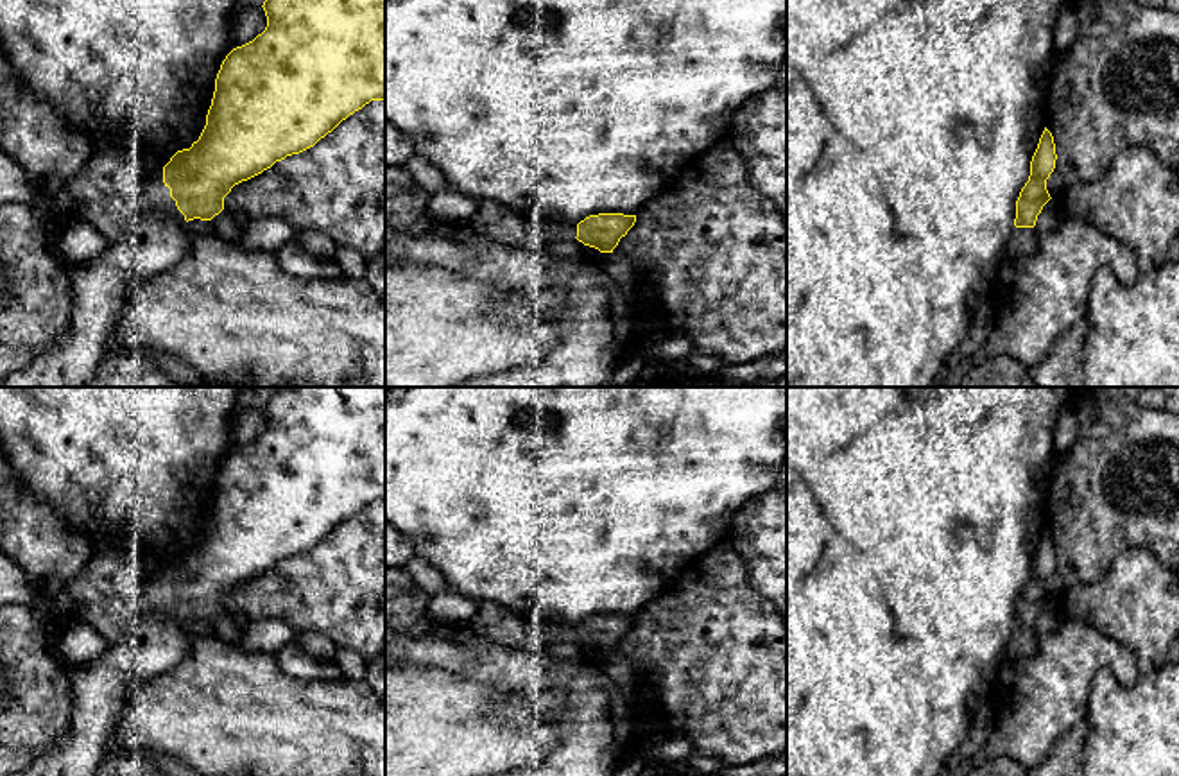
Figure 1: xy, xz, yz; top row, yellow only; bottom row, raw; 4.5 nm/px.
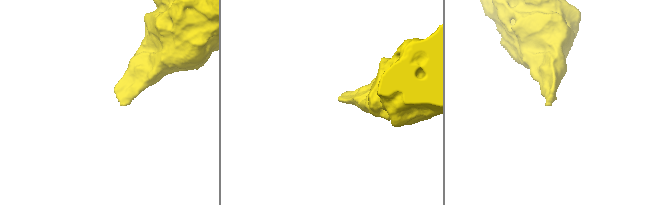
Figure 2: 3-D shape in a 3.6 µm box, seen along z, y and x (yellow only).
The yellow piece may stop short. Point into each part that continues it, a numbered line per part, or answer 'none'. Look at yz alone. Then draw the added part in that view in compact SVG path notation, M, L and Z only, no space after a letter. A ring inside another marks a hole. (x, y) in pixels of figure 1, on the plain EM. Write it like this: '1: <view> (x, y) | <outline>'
1: yz (1024, 642) | M1016 629L1003 649L1002 660L1025 660L1036 654L1037 649L1036 629Z

